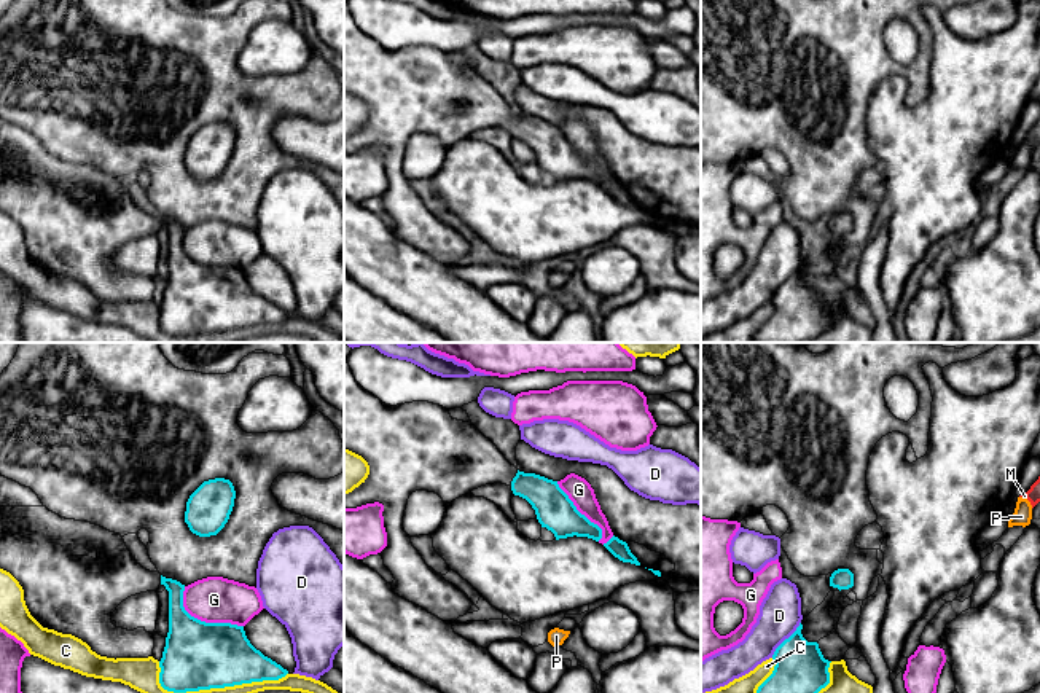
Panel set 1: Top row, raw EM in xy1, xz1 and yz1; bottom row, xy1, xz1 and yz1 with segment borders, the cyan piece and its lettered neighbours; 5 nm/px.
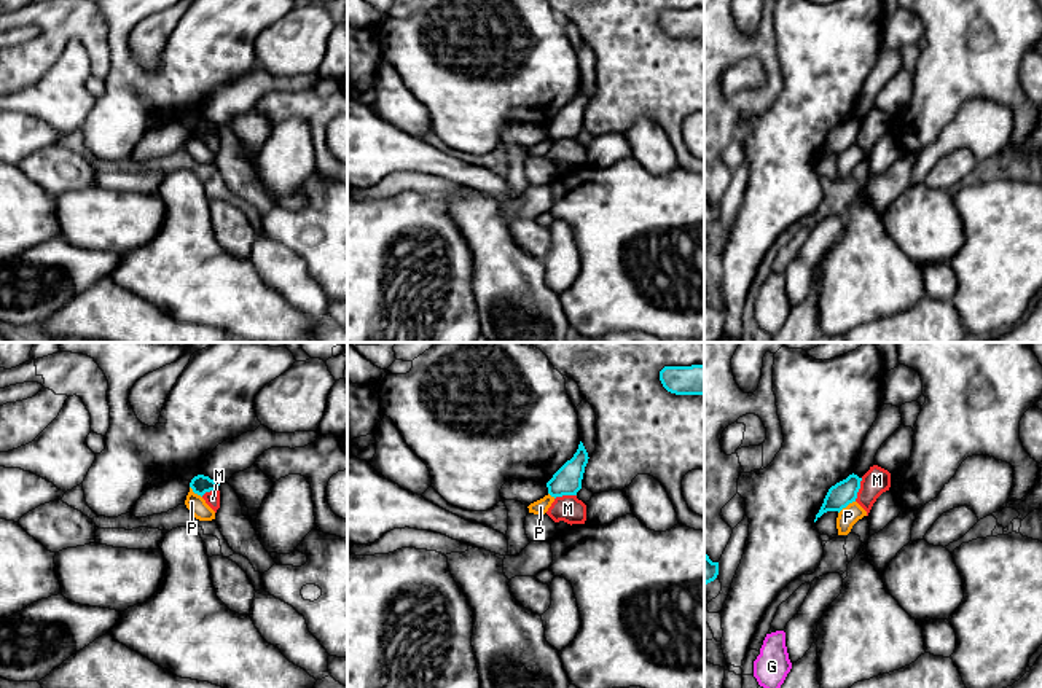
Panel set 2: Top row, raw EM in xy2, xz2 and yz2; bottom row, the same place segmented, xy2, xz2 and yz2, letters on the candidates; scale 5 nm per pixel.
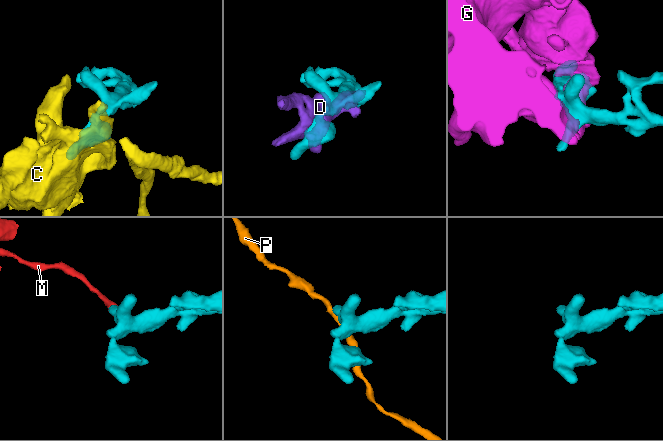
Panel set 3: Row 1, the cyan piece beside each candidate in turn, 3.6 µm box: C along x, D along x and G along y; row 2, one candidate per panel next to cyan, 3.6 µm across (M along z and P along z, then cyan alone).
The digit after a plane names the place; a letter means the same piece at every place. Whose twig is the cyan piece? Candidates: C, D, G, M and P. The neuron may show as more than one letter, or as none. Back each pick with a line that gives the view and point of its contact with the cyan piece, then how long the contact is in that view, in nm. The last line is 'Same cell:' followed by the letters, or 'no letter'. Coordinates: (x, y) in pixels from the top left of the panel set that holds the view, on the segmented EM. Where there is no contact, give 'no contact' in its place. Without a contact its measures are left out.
Same cell: no letter

